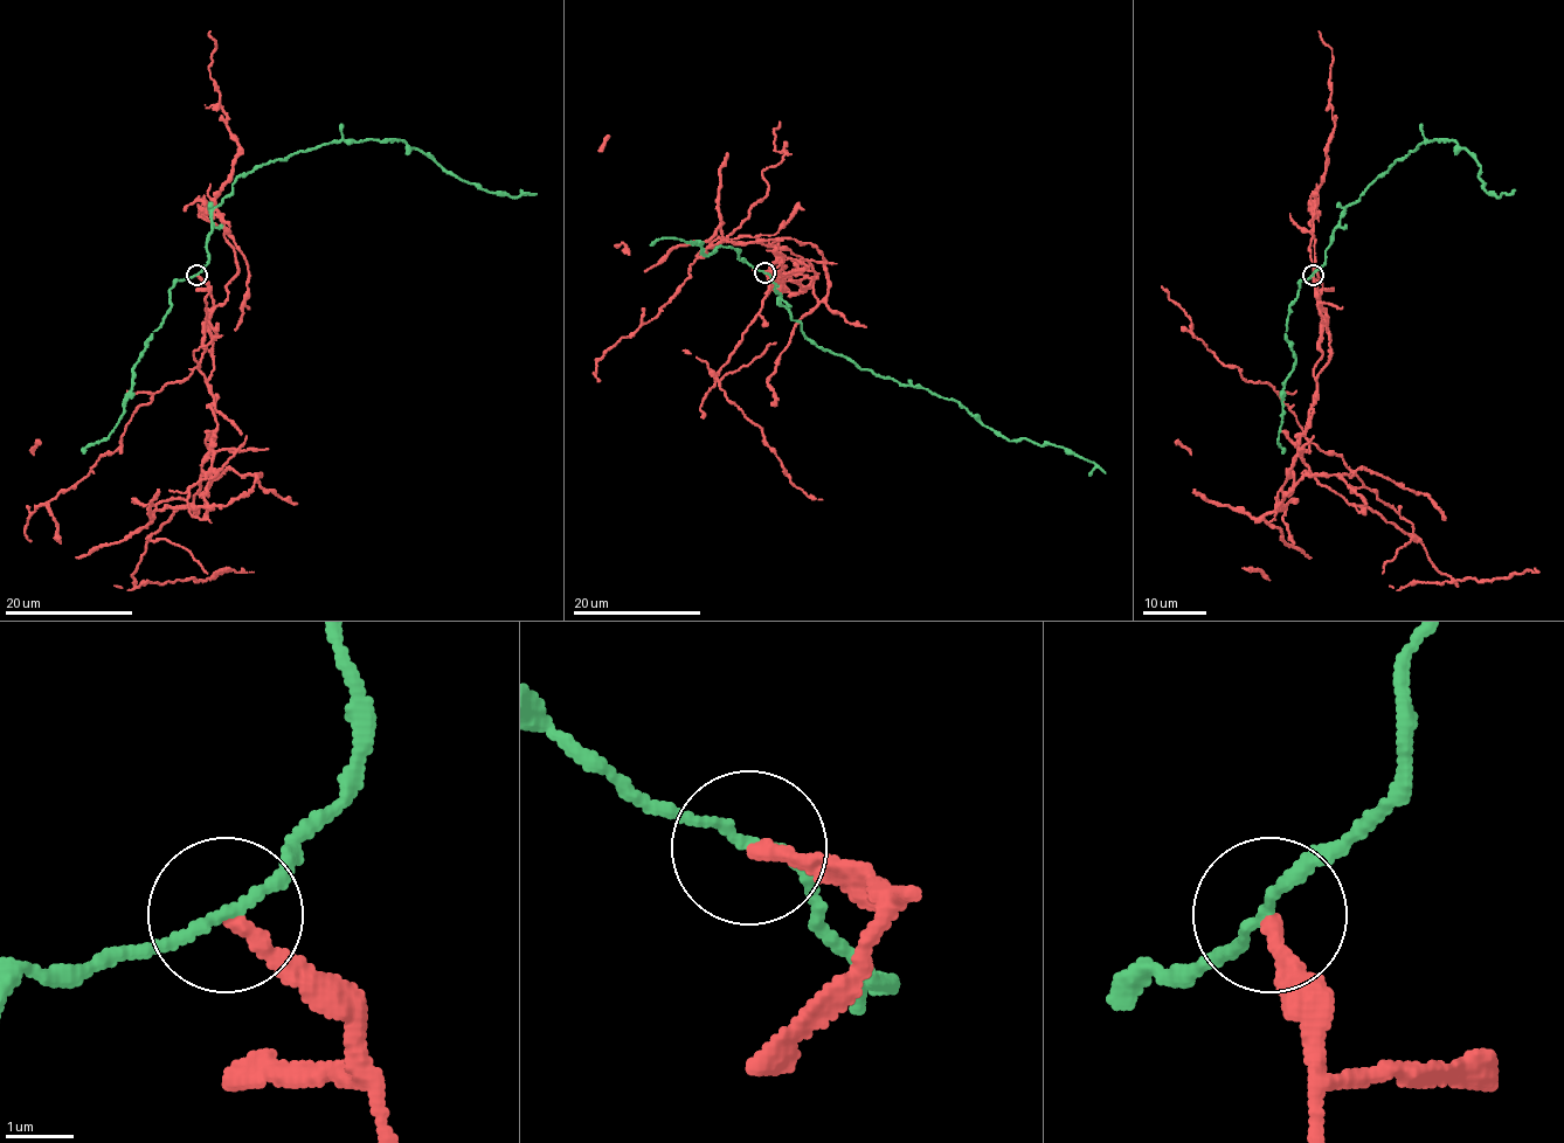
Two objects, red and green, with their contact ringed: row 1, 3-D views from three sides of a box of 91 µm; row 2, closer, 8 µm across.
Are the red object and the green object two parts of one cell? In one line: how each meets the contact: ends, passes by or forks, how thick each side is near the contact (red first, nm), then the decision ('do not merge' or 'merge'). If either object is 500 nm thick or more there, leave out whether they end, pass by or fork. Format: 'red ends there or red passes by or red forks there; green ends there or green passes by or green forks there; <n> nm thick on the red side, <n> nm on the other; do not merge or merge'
red ends there; green passes by; 220 nm thick on the red side, 140 nm on the other; do not merge

